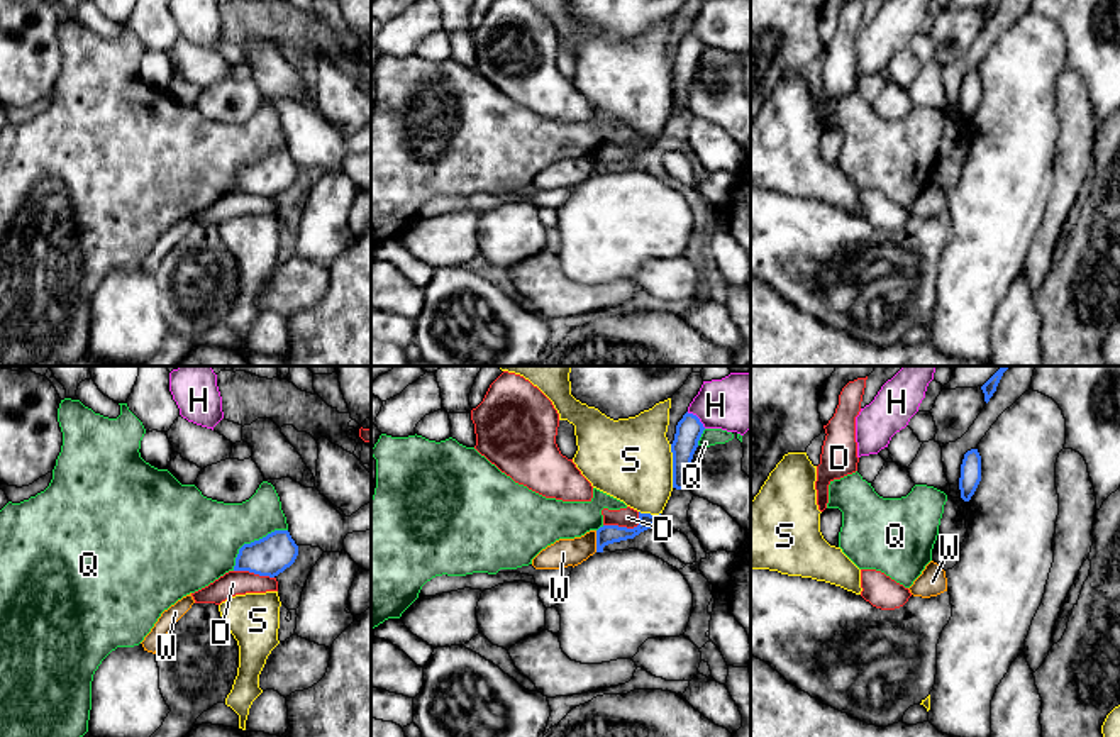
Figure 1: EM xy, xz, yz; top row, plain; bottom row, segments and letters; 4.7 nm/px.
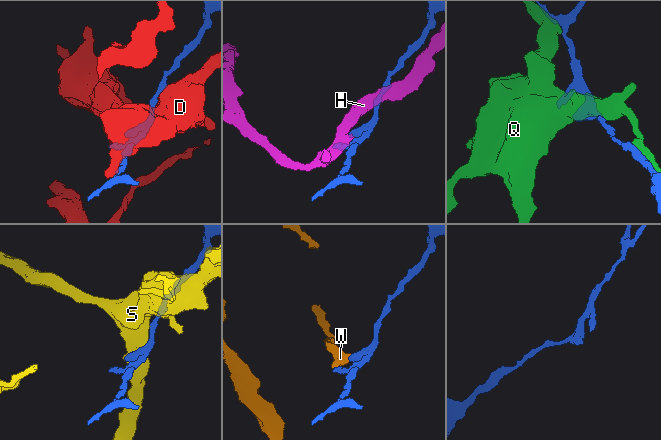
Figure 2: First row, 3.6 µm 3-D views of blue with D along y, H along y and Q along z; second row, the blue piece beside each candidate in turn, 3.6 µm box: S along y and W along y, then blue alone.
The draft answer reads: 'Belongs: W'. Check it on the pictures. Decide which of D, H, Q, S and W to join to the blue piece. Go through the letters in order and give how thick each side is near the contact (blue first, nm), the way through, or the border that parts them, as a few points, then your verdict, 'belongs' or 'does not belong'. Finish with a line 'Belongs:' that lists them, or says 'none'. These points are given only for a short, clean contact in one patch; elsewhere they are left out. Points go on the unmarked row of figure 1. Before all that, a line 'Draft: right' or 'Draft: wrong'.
Draft: wrong
D: 90/100 nm | does not belong
H: 130/260 nm | along xz (687, 33), (692, 33), (705, 48) | does not belong
Q: 190/360 nm | does not belong
S: 130/400 nm | along xz (670, 65), (673, 107) | does not belong
W: 90/140 nm | does not belong
Belongs: none

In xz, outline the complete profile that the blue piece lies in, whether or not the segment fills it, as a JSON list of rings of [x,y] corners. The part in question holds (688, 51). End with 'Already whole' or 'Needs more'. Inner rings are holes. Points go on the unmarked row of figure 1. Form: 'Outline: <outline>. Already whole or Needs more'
Outline: [[[685,34],[676,46],[674,61],[671,64],[673,73],[673,108],[688,108],[690,85],[698,68],[698,61],[705,47],[693,34]]]. Already whole

